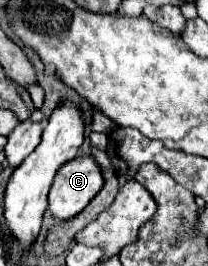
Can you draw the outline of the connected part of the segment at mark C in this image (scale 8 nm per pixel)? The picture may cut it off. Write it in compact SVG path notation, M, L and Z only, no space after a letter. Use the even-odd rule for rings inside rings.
M79 155L57 171L49 191L49 211L55 219L67 221L83 211L101 187L103 175L97 161L91 155Z

